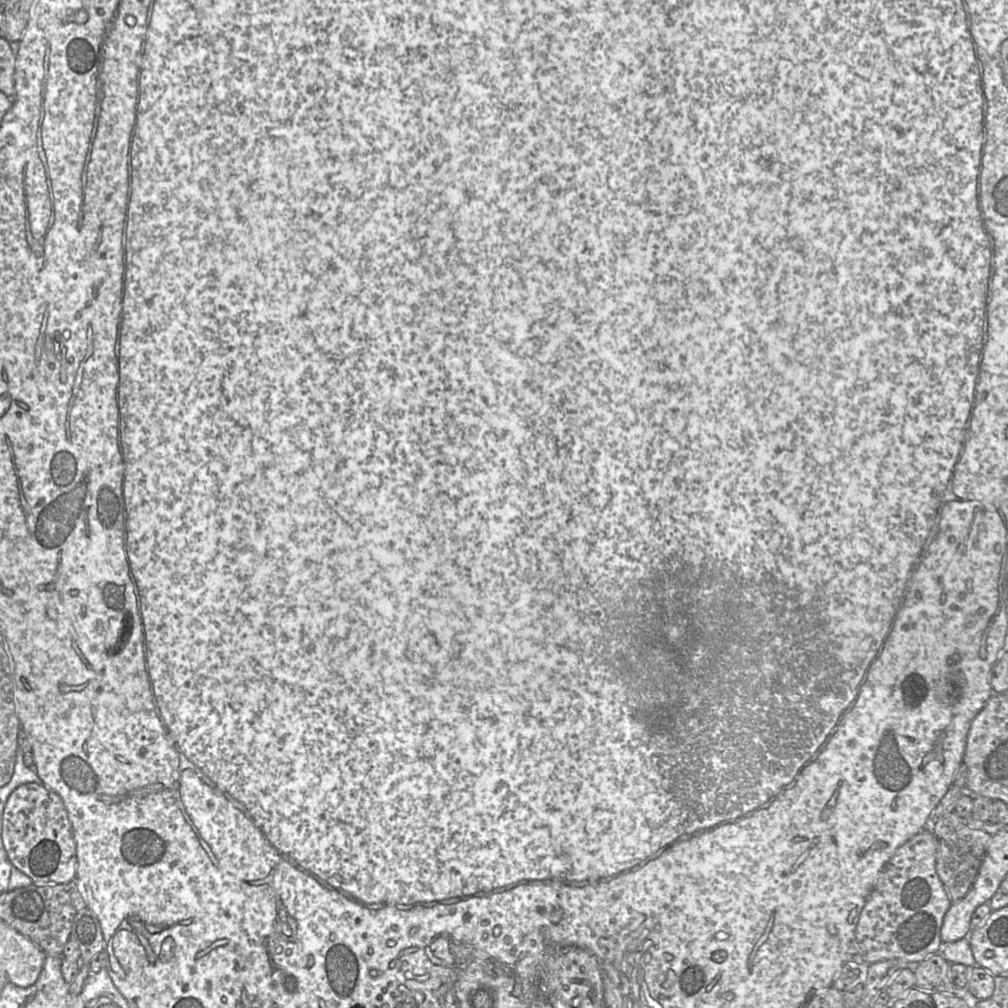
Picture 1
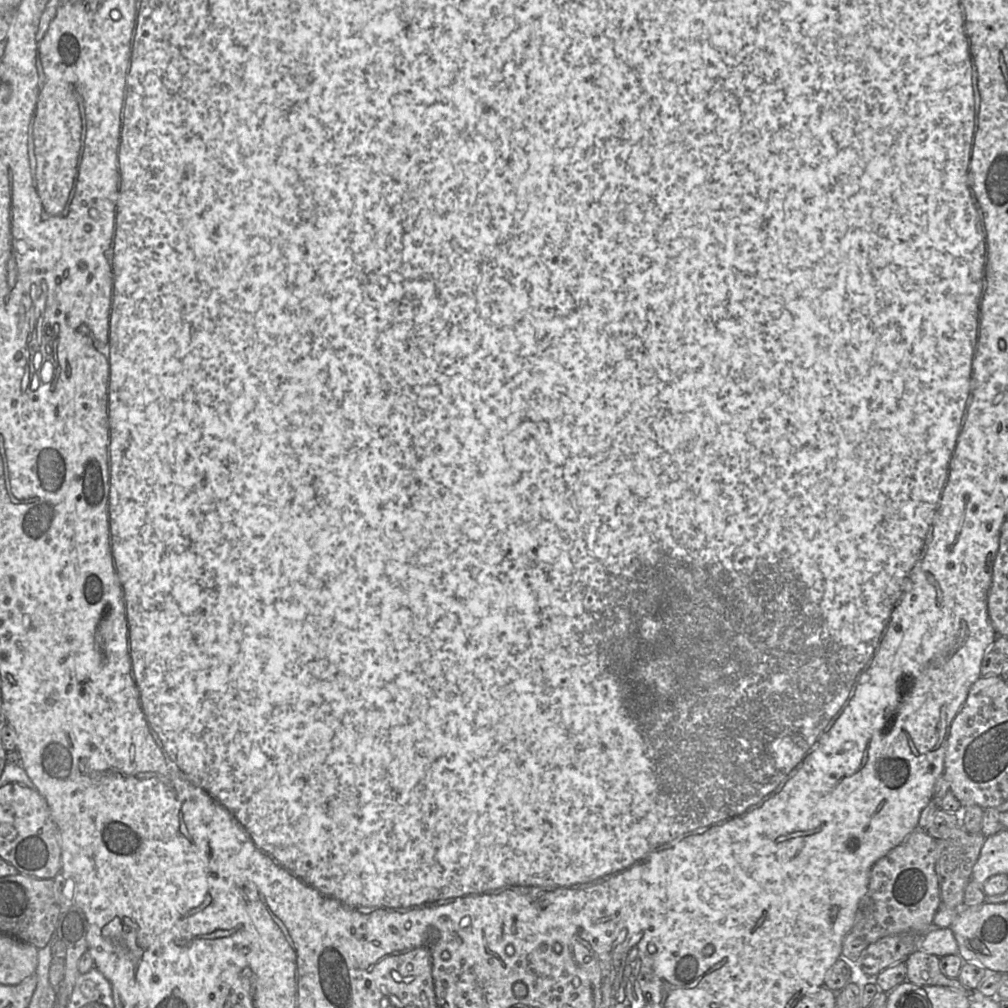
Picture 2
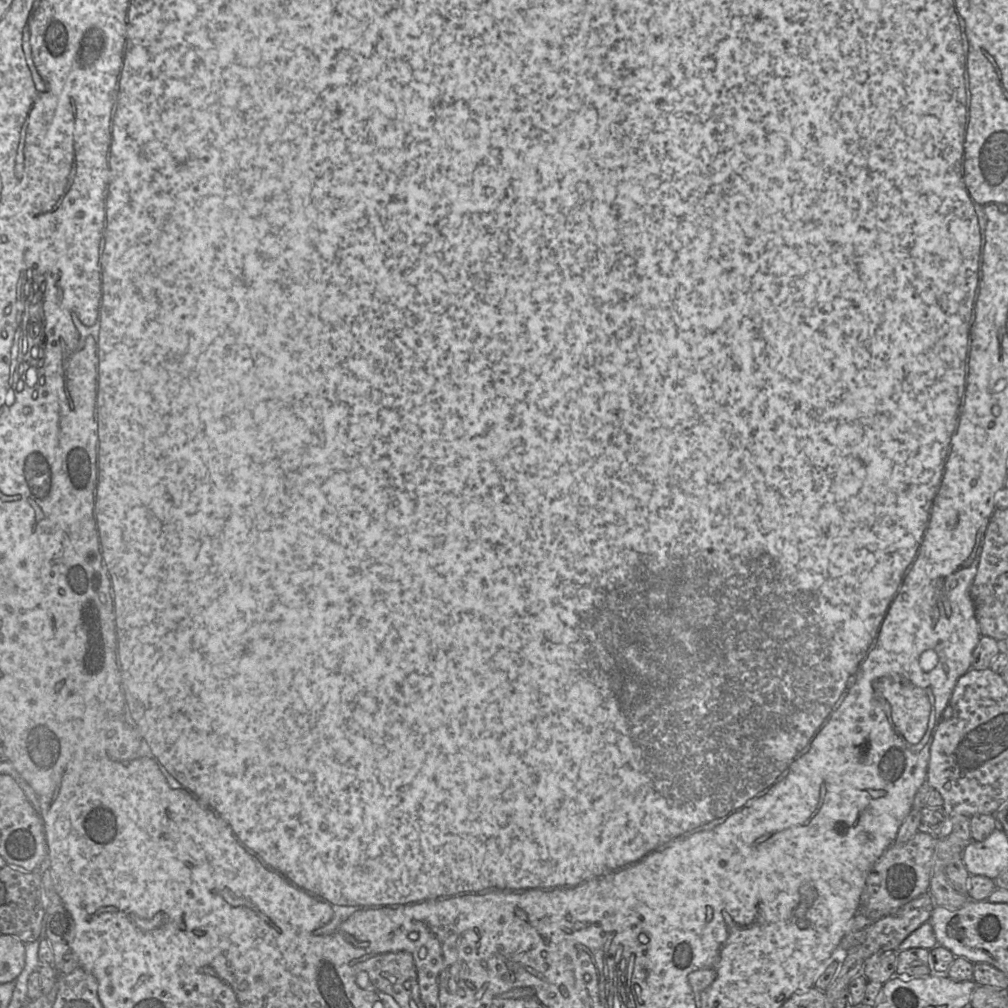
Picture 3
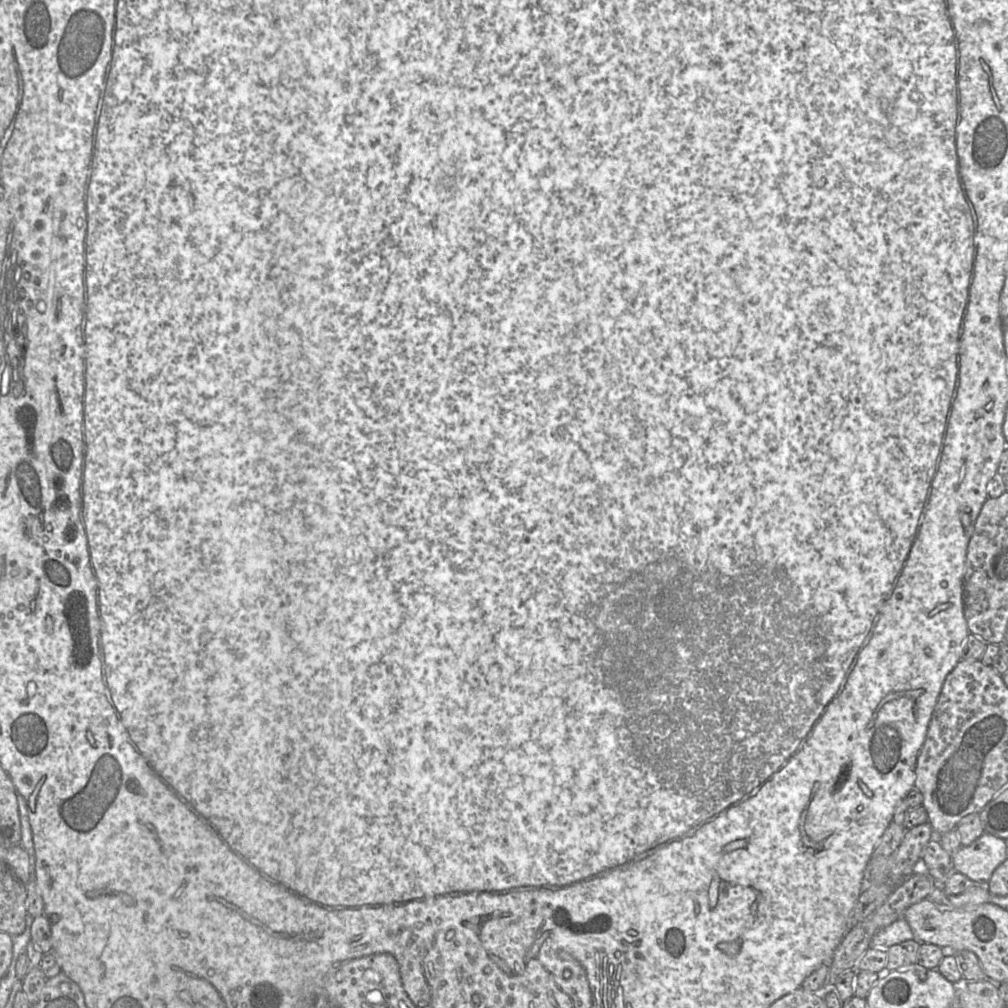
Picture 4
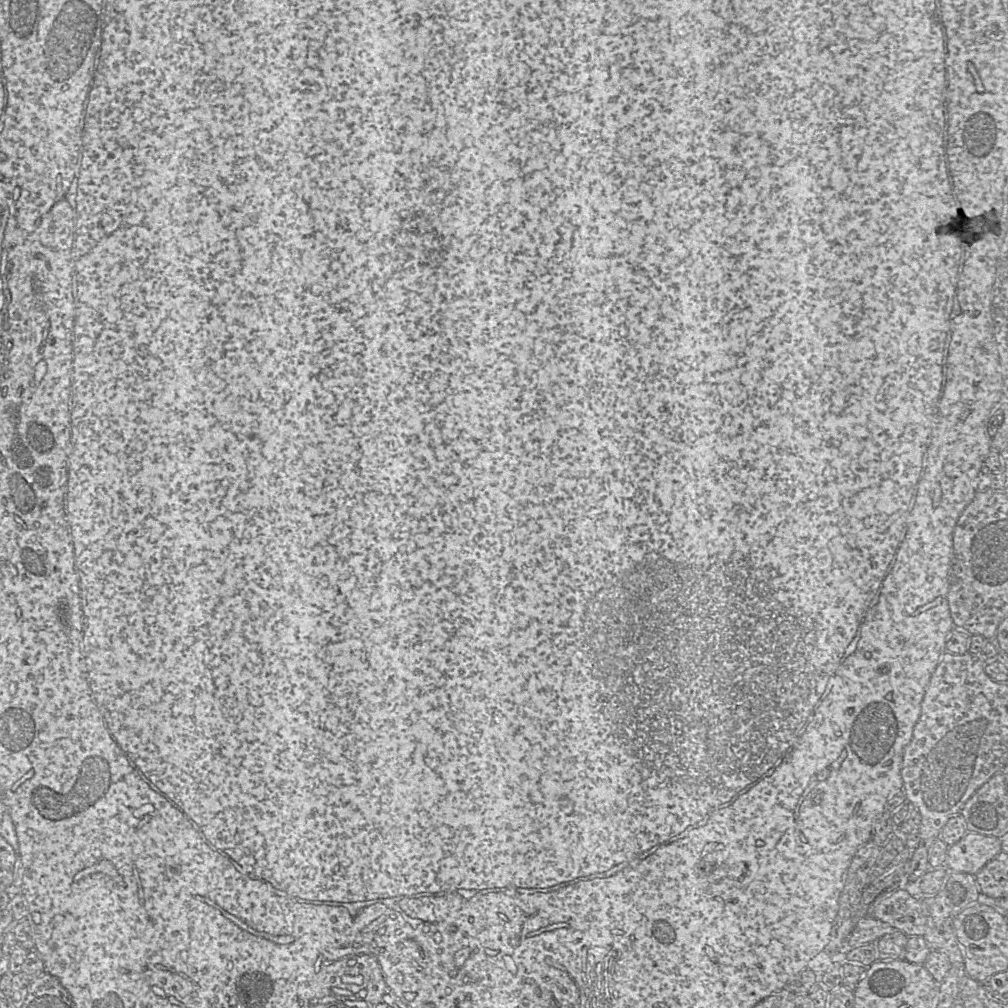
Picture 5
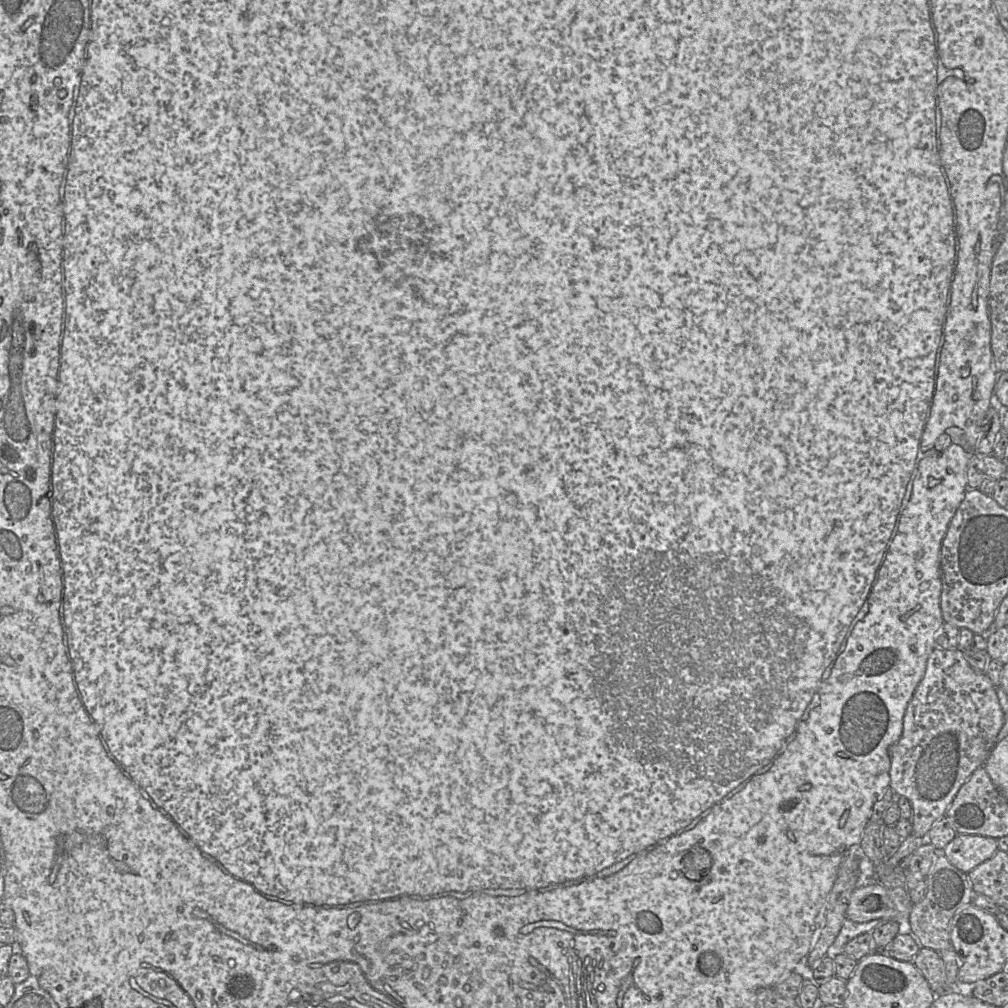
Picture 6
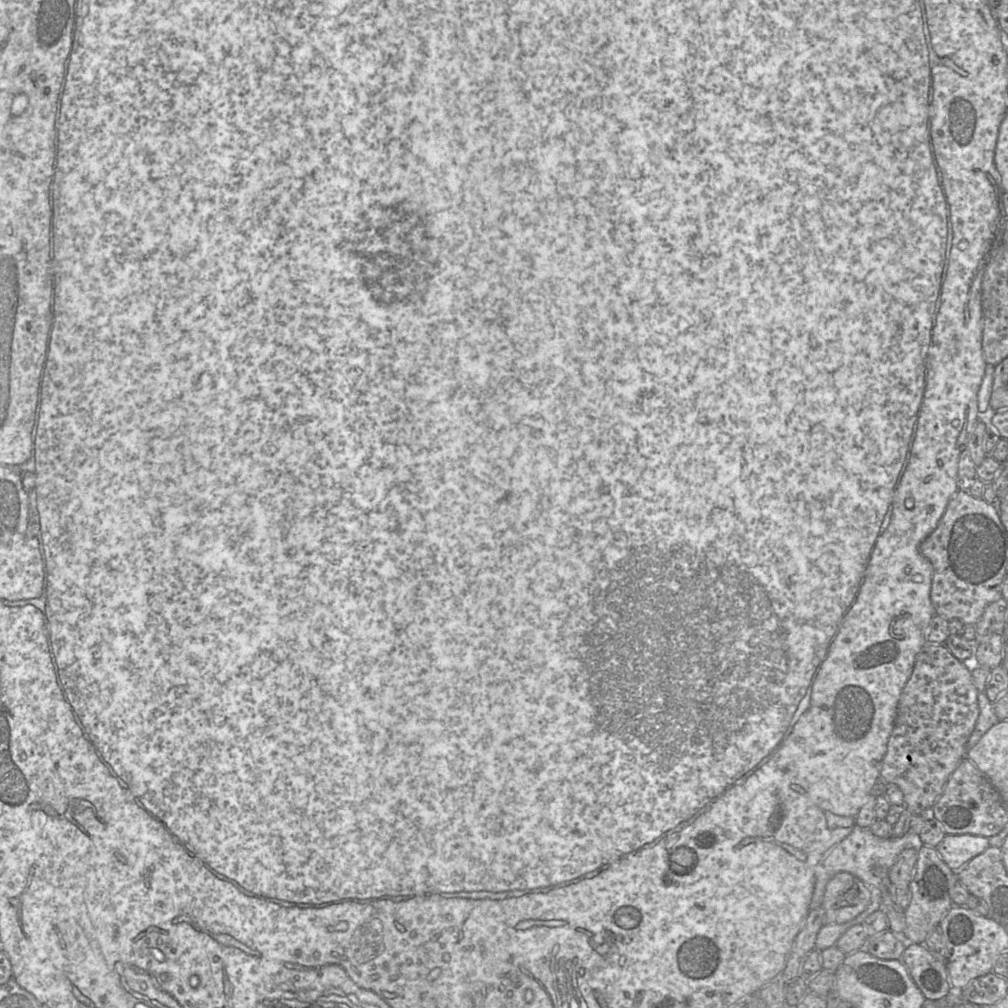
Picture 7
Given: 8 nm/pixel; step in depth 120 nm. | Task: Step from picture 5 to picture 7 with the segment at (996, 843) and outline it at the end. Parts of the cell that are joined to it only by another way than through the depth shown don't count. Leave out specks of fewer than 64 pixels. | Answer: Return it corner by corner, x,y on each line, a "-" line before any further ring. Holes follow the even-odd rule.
946,834
937,845
936,850
953,871
959,871
972,858
984,852
989,846
989,839
985,836

